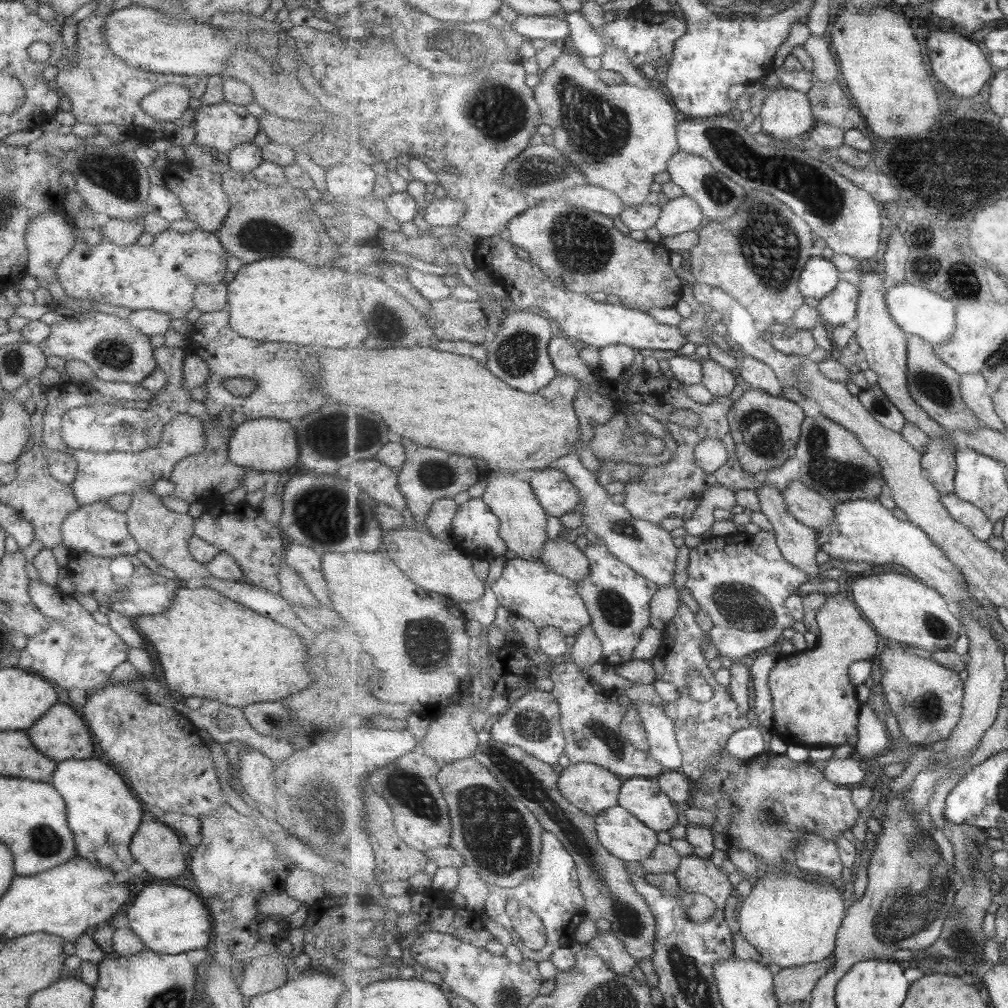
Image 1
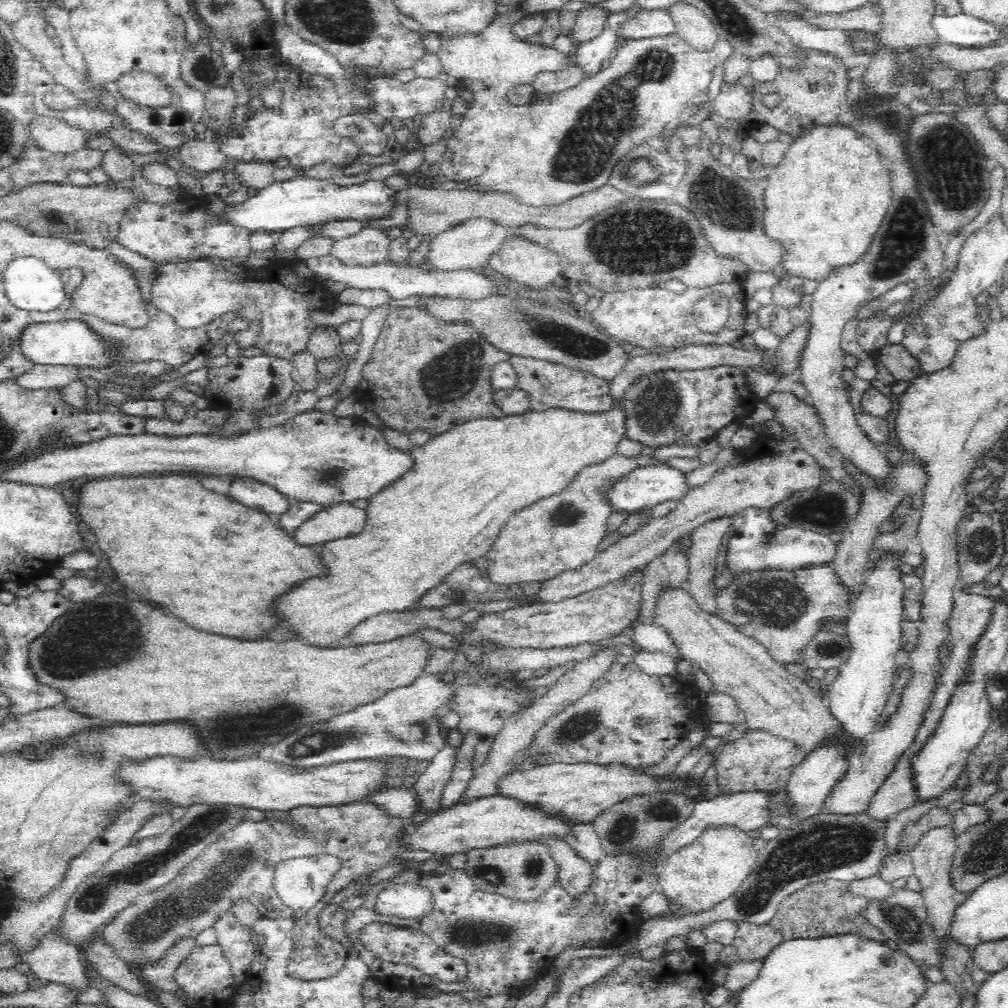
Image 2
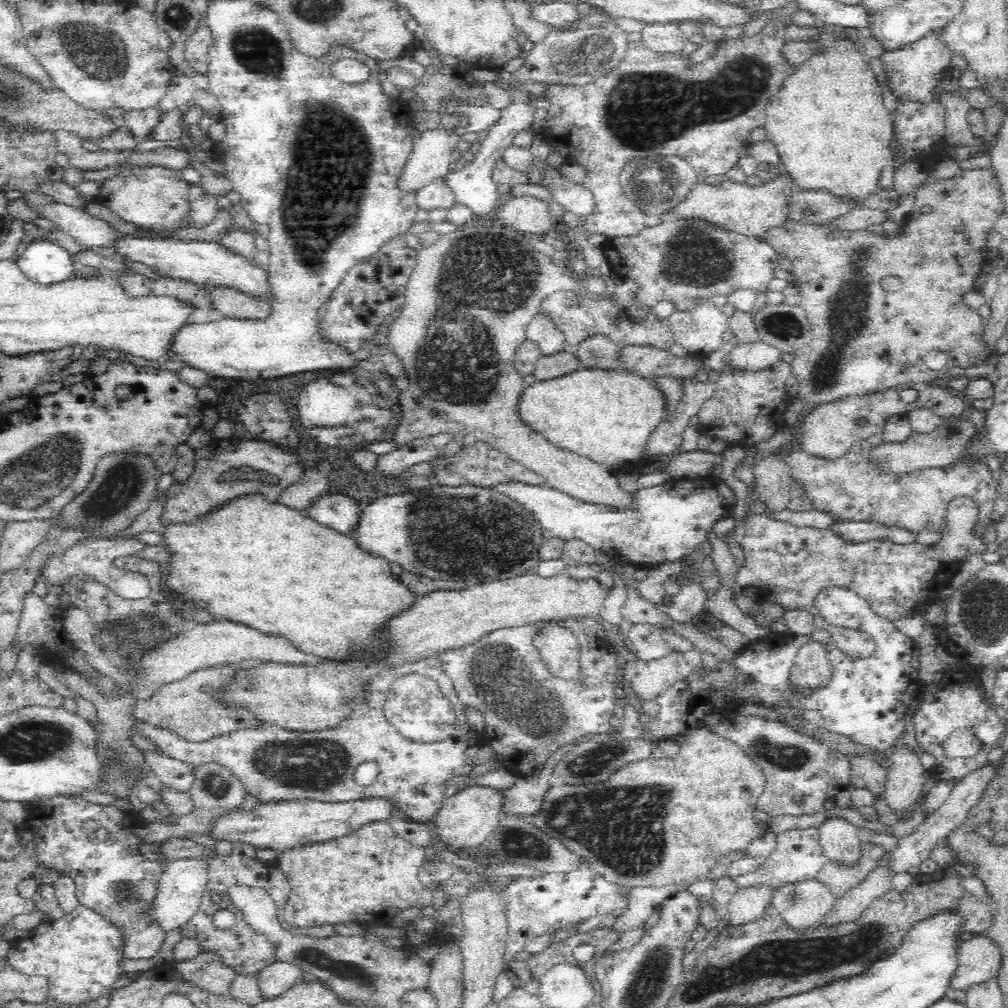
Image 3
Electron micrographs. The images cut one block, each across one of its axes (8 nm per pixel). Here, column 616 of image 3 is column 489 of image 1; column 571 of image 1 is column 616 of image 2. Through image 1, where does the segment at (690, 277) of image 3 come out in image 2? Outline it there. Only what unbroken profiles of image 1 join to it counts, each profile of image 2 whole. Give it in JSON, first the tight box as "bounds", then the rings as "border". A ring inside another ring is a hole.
{"bounds":[589,282,746,350],"border":[[[741,282],[722,283],[706,288],[690,287],[680,294],[665,287],[636,288],[622,292],[606,292],[600,299],[597,309],[589,315],[603,330],[619,342],[633,342],[644,349],[665,347],[669,350],[682,348],[690,344],[730,345],[745,336],[746,318],[745,292]],[[721,292],[730,303],[731,315],[725,327],[716,334],[703,333],[697,327],[693,317],[693,306],[704,294]]]}

